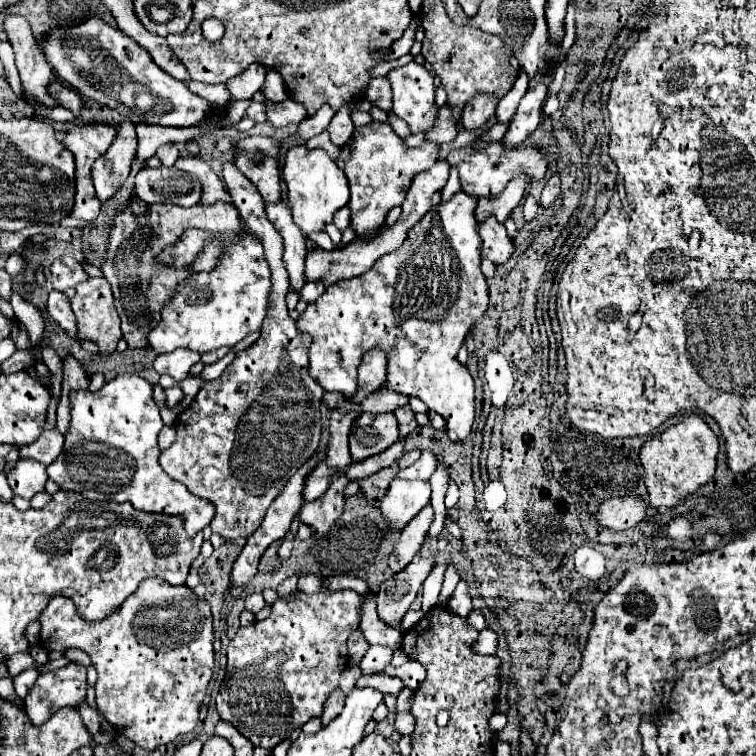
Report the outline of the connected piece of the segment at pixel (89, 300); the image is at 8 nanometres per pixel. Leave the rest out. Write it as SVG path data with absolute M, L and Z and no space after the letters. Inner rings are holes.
M90 277L88 281L82 281L76 285L76 295L70 299L70 307L76 317L78 327L78 339L92 341L98 345L98 357L110 357L116 351L116 343L122 337L120 331L120 317L114 307L114 297L108 281L104 277Z

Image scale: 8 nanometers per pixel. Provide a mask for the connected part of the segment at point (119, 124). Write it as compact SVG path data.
M124 119L116 121L116 129L114 145L110 145L92 167L92 181L102 203L108 201L128 179L136 157L136 125L130 119Z

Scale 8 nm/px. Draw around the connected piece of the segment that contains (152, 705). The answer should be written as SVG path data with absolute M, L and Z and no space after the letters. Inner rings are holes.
M158 577L146 579L146 581L142 581L140 587L122 603L120 609L116 609L108 619L98 621L98 623L84 621L84 619L76 613L76 607L74 607L74 603L72 603L70 599L66 599L66 597L54 597L54 599L48 603L48 607L40 613L38 621L40 621L40 643L42 643L44 649L48 649L48 651L82 649L82 651L86 651L86 653L90 655L92 665L94 665L94 669L96 669L96 673L98 673L98 679L96 679L96 685L94 685L94 689L96 689L96 707L98 707L98 711L106 717L106 721L114 727L116 733L128 737L130 741L134 741L138 747L142 747L142 749L146 749L146 751L154 751L156 747L164 745L164 743L170 743L170 741L174 741L178 735L186 735L186 733L190 733L190 731L196 727L196 723L198 723L198 711L200 711L202 699L204 699L204 695L206 695L206 687L208 687L208 683L210 683L210 679L212 679L212 671L214 671L214 649L212 649L212 639L214 639L214 637L212 637L212 613L210 613L210 605L208 605L204 599L198 599L190 587L186 587L186 585L172 587L172 585L168 585L164 579L158 579Z

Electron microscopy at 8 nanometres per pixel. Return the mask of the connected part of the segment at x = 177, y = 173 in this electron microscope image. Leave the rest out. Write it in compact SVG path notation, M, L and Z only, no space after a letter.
M144 167L136 175L136 195L146 203L192 207L202 197L202 185L196 177L176 167Z

